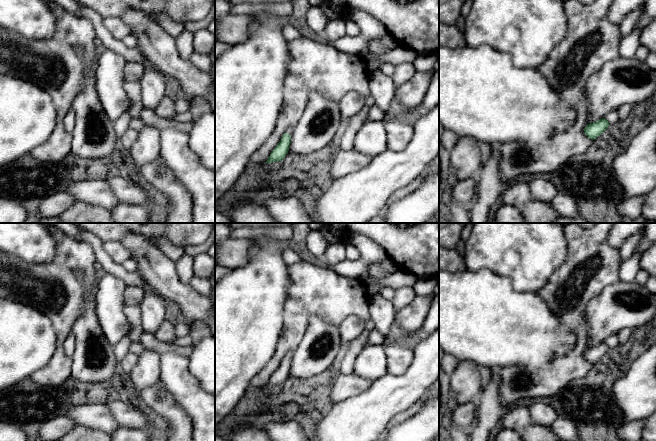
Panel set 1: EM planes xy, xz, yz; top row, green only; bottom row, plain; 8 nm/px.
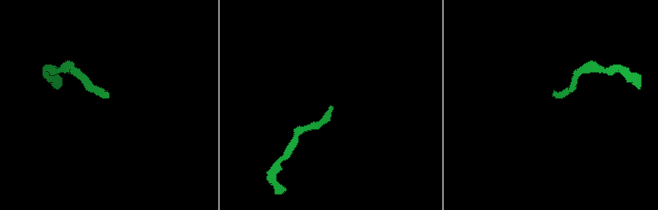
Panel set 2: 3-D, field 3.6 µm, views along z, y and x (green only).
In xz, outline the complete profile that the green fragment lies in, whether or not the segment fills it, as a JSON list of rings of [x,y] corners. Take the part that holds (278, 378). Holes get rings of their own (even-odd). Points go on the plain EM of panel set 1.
[[[291,351],[283,358],[280,366],[271,376],[269,382],[265,387],[278,386],[278,385],[282,385],[285,382],[286,378],[289,375],[293,354],[294,351]]]

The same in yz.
[[[602,342],[596,346],[588,348],[584,352],[584,357],[588,362],[595,364],[608,352],[609,349],[609,346],[605,342]]]

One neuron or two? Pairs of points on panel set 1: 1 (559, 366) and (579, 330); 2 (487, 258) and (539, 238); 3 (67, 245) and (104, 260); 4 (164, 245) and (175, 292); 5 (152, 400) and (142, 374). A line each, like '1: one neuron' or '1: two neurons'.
1: one neuron
2: one neuron
3: two neurons
4: two neurons
5: two neurons

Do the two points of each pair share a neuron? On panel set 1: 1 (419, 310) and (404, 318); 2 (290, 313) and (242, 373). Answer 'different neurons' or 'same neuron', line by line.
1: same neuron
2: different neurons

